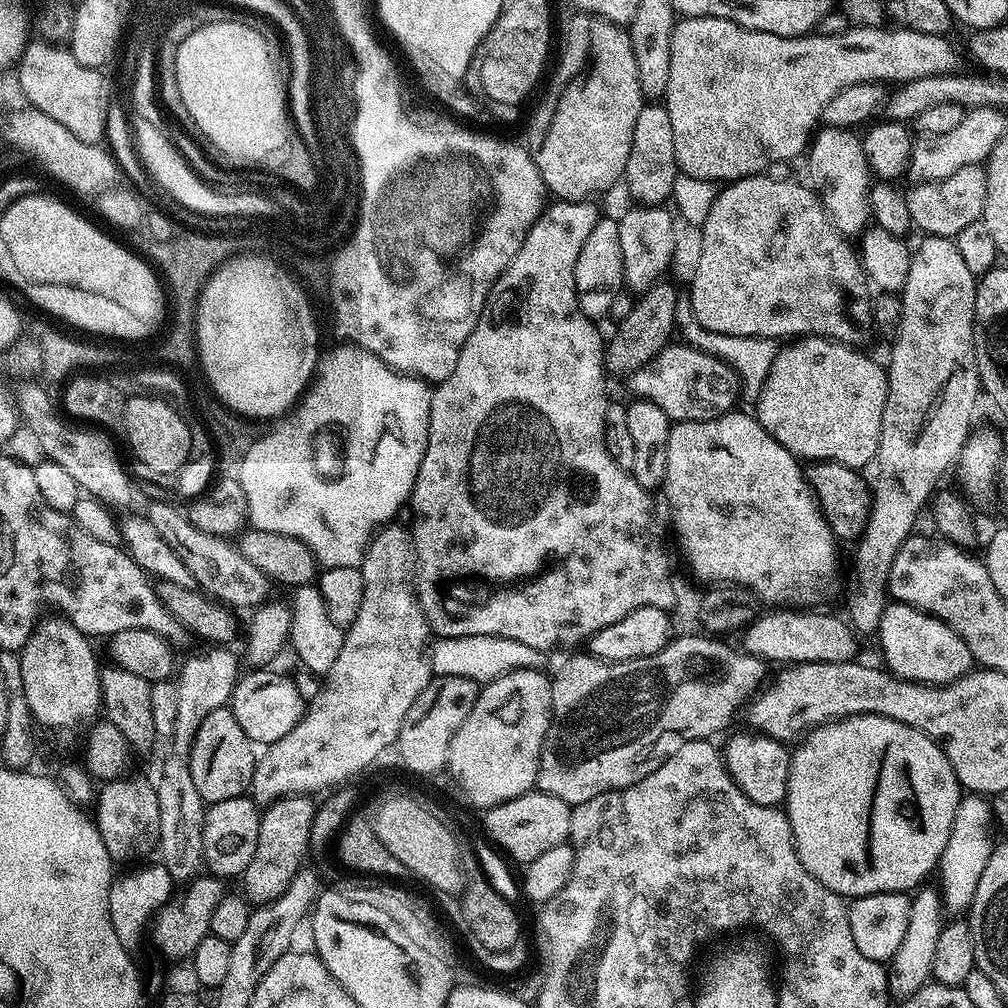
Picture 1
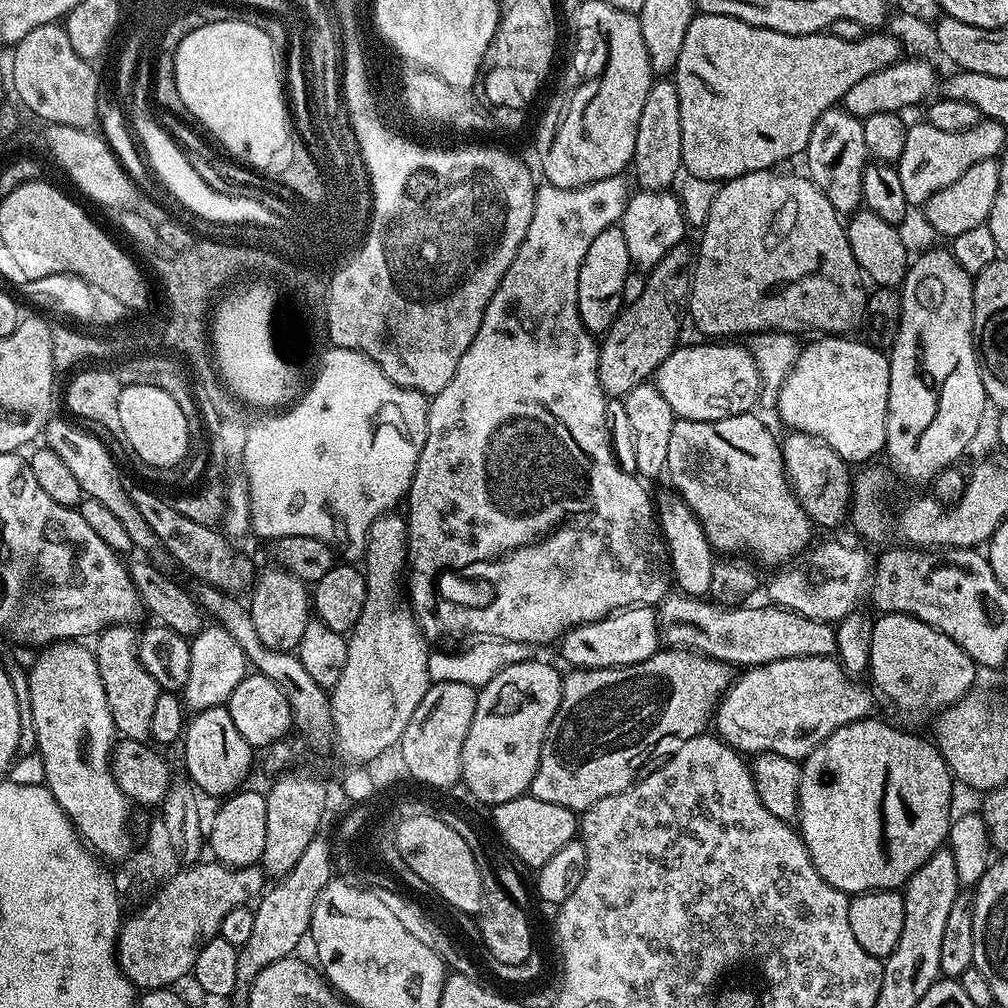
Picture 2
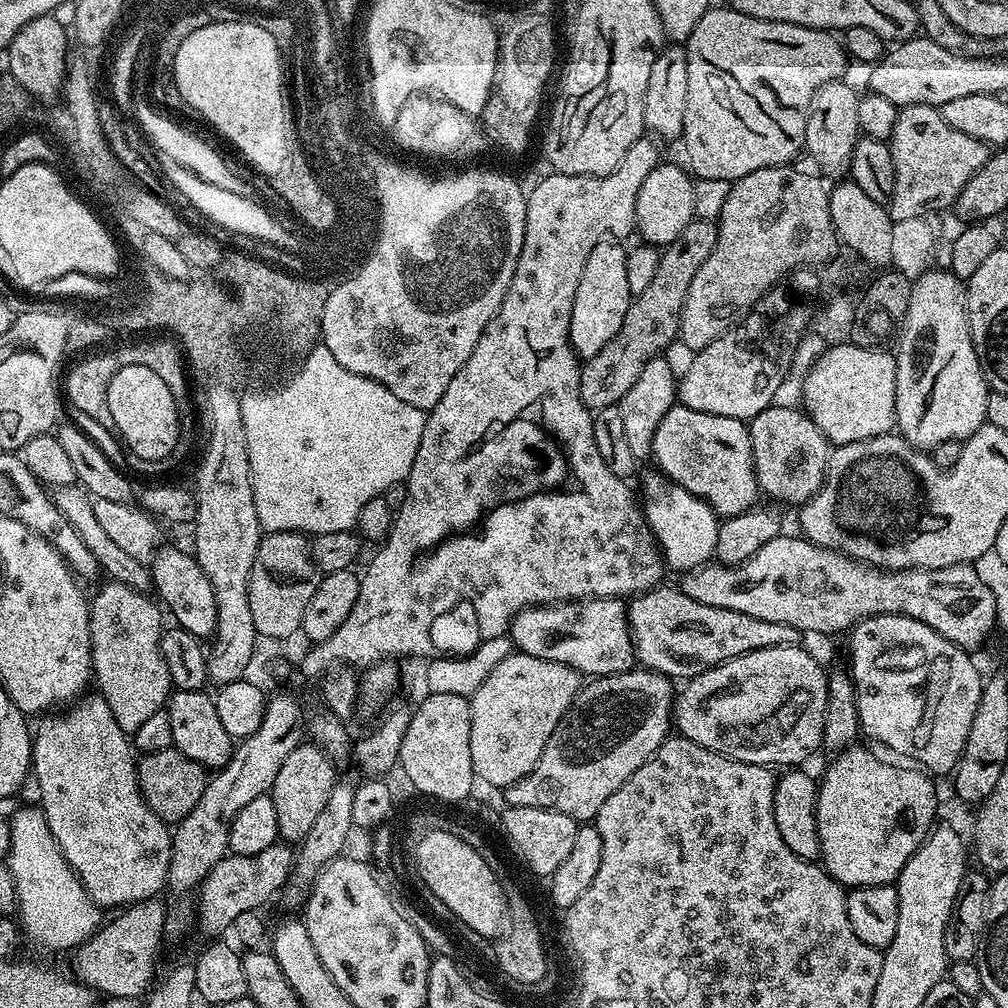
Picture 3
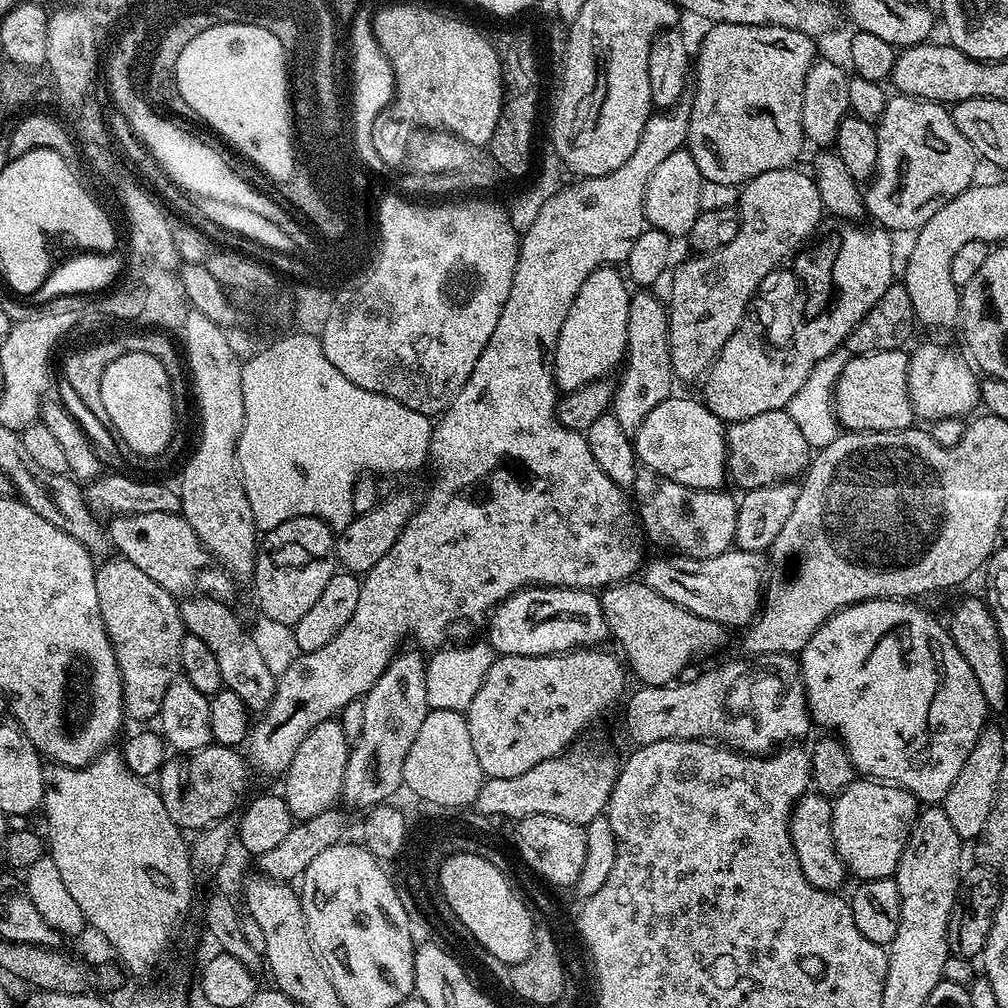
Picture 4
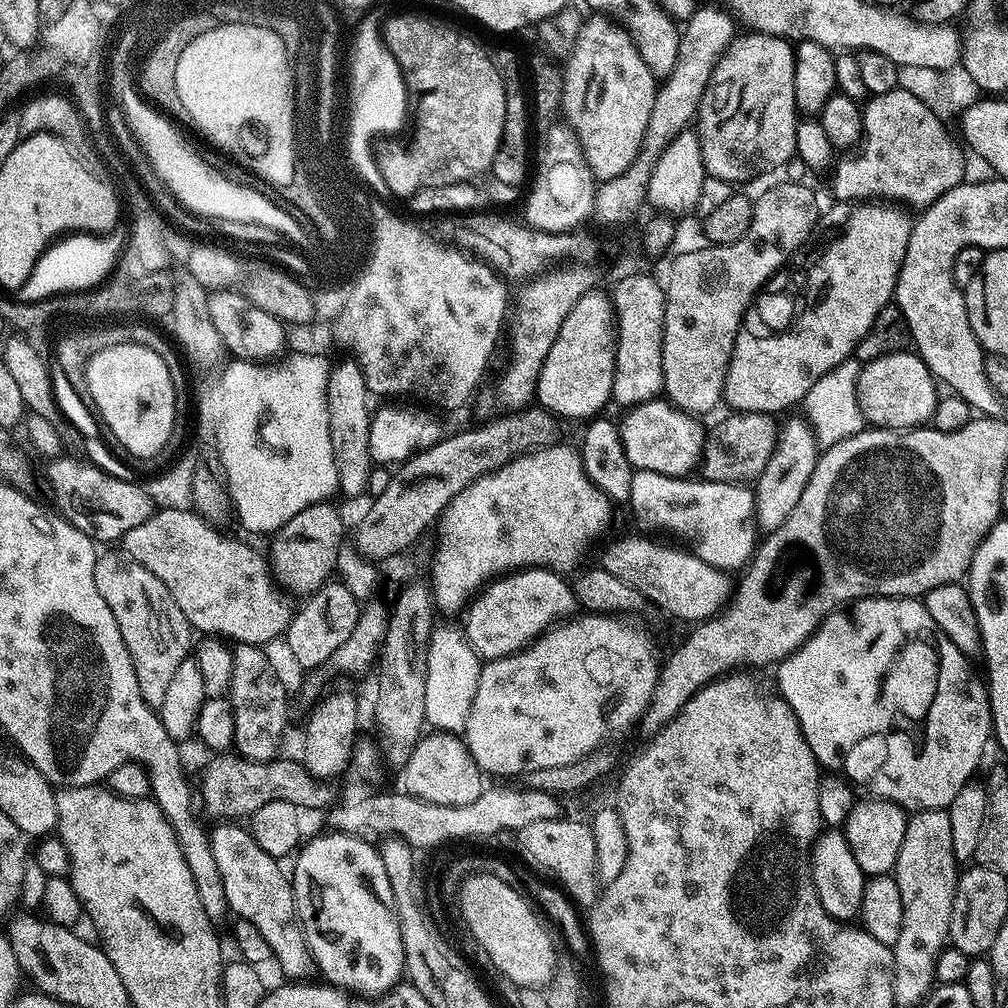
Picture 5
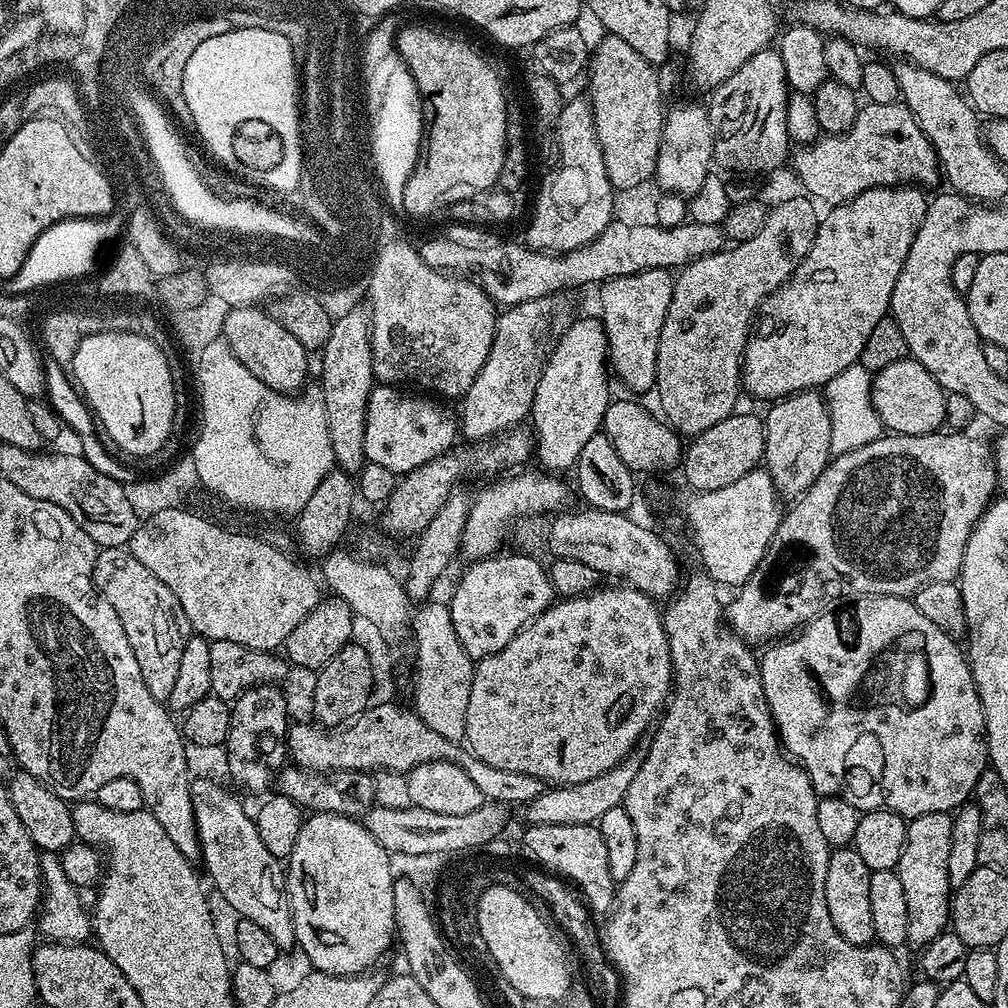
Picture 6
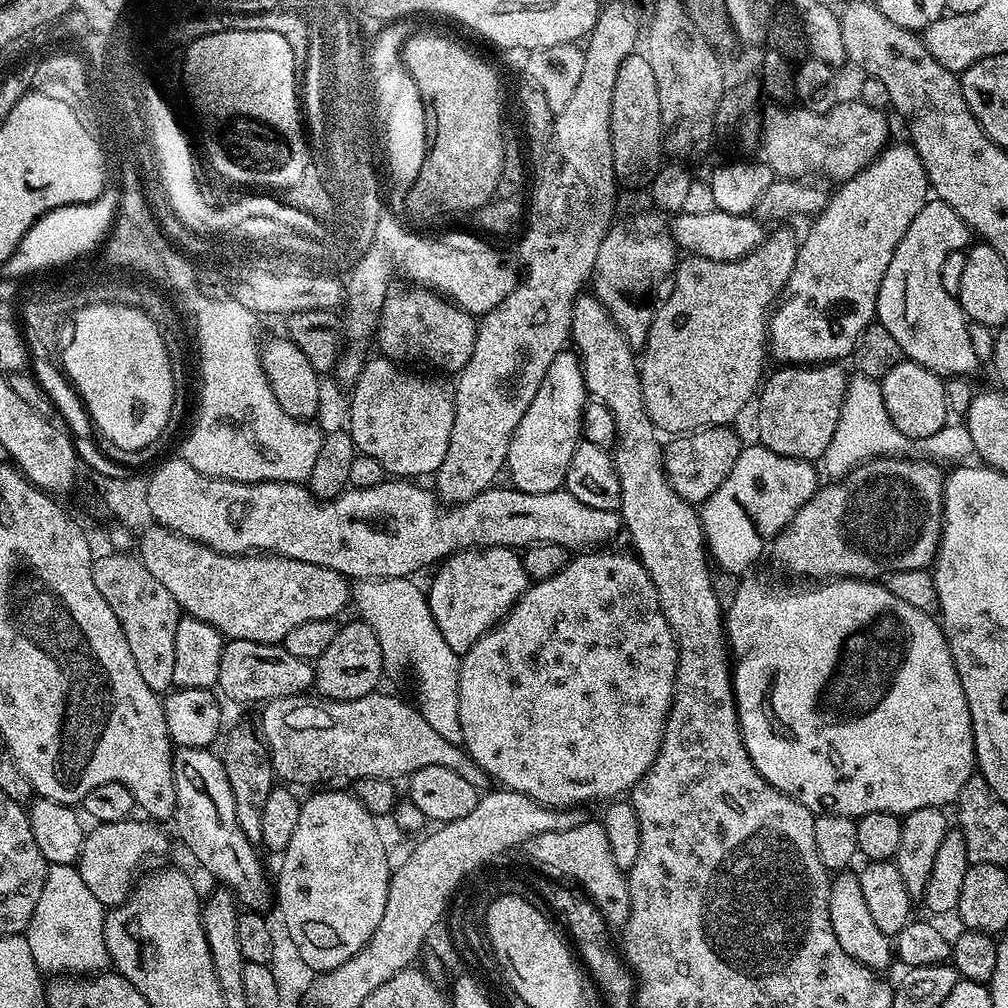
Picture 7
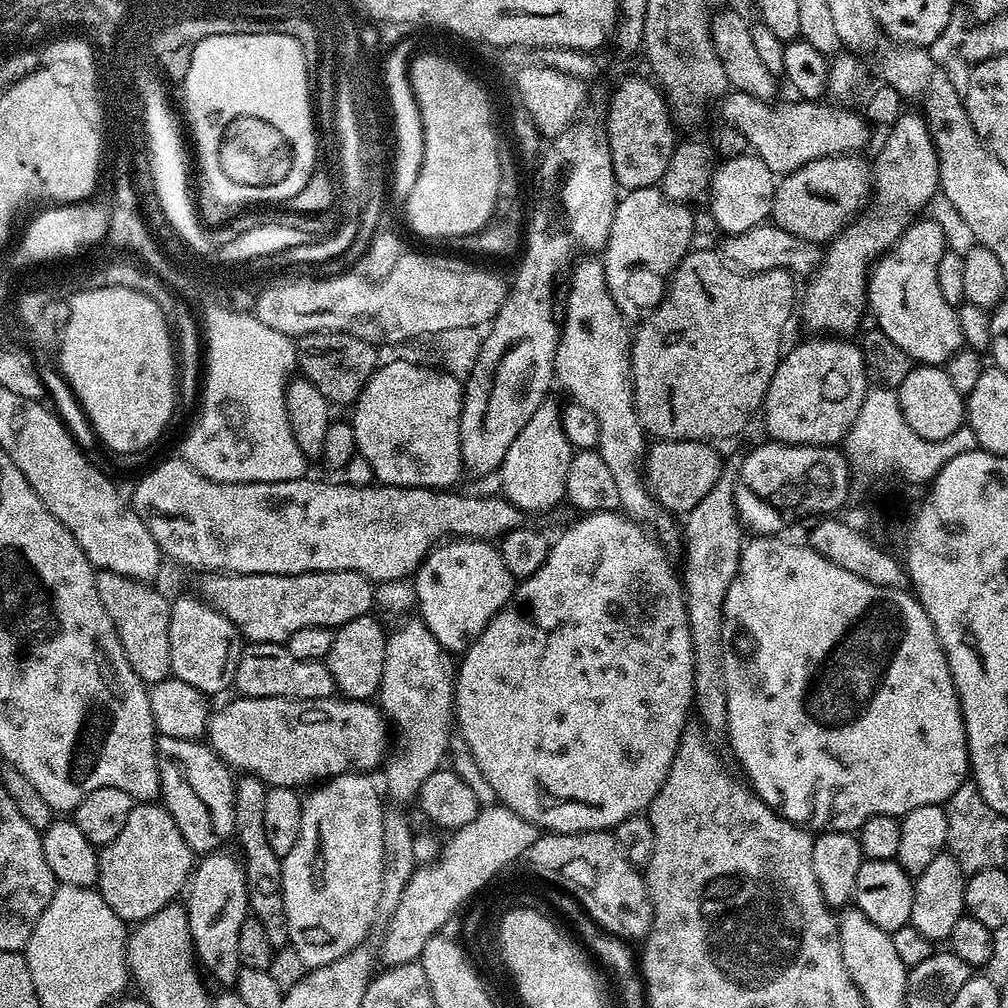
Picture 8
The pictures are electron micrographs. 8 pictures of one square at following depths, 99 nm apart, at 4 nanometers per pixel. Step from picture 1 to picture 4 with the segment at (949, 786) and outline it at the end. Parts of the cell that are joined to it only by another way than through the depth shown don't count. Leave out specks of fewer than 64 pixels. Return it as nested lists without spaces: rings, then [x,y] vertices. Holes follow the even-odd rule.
[[[857,778],[852,781],[850,786],[846,786],[846,790],[840,793],[839,796],[832,800],[832,833],[834,834],[834,846],[838,850],[838,854],[842,858],[845,869],[849,873],[852,872],[857,877],[857,881],[863,882],[865,880],[886,880],[889,879],[895,873],[898,862],[902,858],[902,850],[906,846],[908,841],[908,835],[912,833],[912,826],[916,823],[916,817],[918,815],[918,801],[916,797],[911,796],[904,788],[897,788],[895,784],[887,782],[881,782],[871,778]]]

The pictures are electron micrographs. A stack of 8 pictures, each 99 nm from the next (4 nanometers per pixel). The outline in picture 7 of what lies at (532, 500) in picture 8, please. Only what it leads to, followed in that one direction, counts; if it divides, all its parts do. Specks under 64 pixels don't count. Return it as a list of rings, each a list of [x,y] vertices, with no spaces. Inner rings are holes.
[[[572,350],[560,352],[550,364],[534,402],[530,402],[530,410],[526,410],[512,435],[506,461],[511,487],[526,494],[550,494],[564,488],[570,458],[582,440],[584,405],[589,400],[579,356]]]

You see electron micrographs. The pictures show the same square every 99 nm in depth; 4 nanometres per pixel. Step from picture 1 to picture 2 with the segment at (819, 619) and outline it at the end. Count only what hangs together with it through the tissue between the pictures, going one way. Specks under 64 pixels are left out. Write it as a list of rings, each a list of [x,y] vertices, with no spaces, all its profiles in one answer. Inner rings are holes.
[[[669,594],[658,605],[661,641],[669,648],[687,648],[689,652],[700,652],[703,656],[739,666],[741,669],[757,668],[760,664],[778,662],[782,658],[836,656],[836,630],[833,625],[814,618],[806,618],[788,608],[775,606],[767,606],[768,608],[744,607],[748,606],[725,606],[709,602],[698,596]]]

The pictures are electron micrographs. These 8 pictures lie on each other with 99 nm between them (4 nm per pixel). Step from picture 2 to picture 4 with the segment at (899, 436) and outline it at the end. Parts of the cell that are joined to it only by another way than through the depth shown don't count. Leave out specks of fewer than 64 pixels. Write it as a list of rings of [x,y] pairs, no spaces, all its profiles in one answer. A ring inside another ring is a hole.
[[[920,344],[911,349],[908,357],[908,393],[913,413],[919,419],[921,416],[926,422],[933,422],[964,418],[972,407],[980,404],[980,380],[973,365],[961,356],[954,349],[943,348],[940,344]]]

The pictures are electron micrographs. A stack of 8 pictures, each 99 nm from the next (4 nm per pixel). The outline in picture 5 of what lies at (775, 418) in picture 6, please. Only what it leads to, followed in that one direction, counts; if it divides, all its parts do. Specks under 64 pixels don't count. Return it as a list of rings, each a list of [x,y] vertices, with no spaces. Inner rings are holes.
[[[805,419],[788,420],[781,423],[776,438],[776,448],[770,454],[762,474],[754,482],[756,497],[756,527],[761,533],[767,534],[778,530],[782,522],[798,506],[798,498],[802,498],[802,490],[806,490],[806,482],[810,482],[810,474],[814,474],[818,449],[812,429]]]

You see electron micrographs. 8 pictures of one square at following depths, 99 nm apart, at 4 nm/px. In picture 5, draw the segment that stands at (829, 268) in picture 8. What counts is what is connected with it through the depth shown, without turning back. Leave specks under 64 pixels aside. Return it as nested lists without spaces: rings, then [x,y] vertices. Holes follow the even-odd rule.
[[[856,202],[849,208],[852,209],[844,216],[844,229],[835,237],[840,243],[840,246],[836,246],[836,254],[829,250],[825,254],[830,254],[830,258],[821,260],[834,262],[842,252],[850,250],[856,270],[852,274],[848,270],[842,274],[844,264],[840,270],[834,270],[830,274],[830,280],[836,282],[832,284],[832,294],[824,296],[822,305],[800,326],[794,326],[789,336],[757,342],[746,329],[740,327],[724,379],[722,400],[725,405],[729,404],[729,409],[777,414],[783,408],[792,408],[795,404],[797,407],[810,386],[822,378],[822,374],[834,370],[834,366],[855,353],[856,343],[864,337],[866,330],[870,330],[870,326],[874,326],[874,318],[878,318],[880,311],[893,303],[896,275],[900,273],[904,261],[912,224],[896,206],[885,206],[880,202]]]

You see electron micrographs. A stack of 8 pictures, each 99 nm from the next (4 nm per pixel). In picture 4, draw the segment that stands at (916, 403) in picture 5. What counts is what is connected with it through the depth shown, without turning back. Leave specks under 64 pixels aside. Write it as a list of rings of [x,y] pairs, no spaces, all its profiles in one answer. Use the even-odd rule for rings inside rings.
[[[901,350],[849,358],[836,383],[834,397],[836,419],[841,429],[850,432],[893,432],[913,427],[914,413],[908,393],[908,357],[909,353]]]

